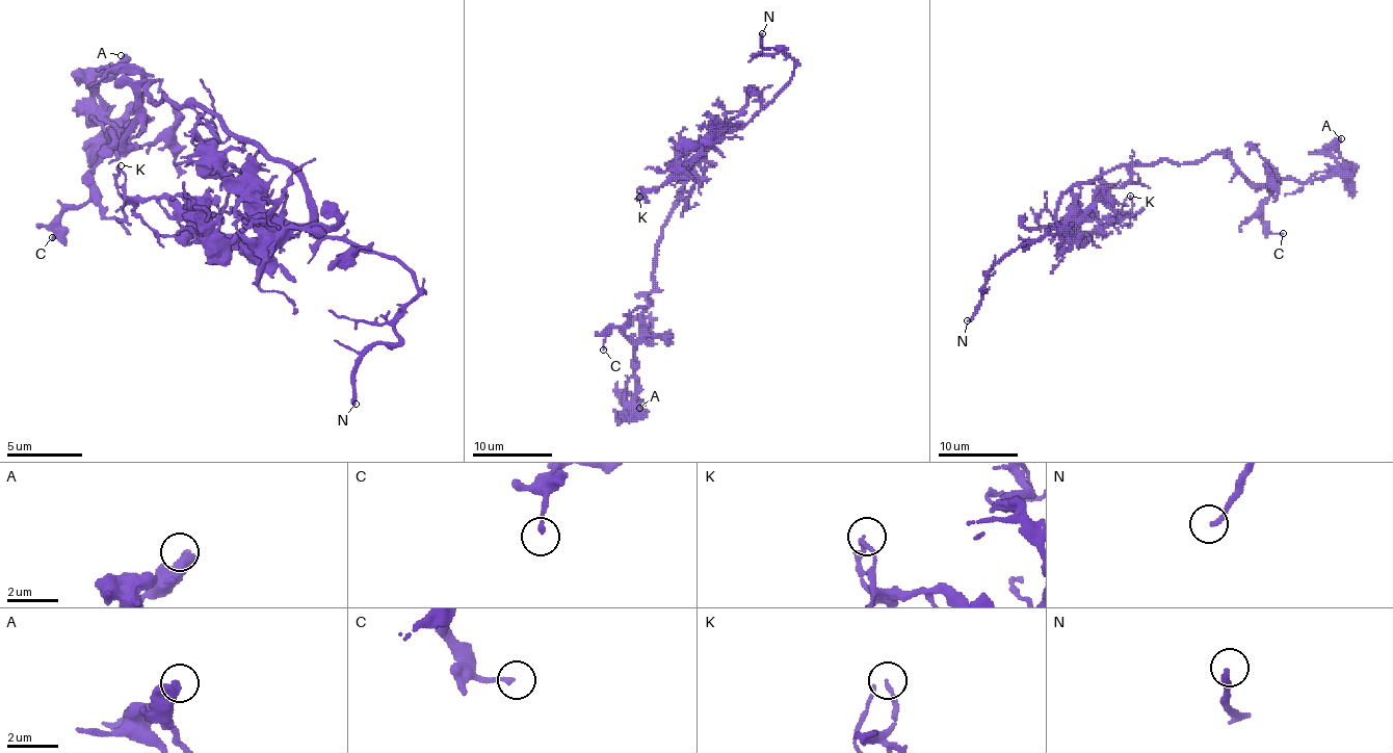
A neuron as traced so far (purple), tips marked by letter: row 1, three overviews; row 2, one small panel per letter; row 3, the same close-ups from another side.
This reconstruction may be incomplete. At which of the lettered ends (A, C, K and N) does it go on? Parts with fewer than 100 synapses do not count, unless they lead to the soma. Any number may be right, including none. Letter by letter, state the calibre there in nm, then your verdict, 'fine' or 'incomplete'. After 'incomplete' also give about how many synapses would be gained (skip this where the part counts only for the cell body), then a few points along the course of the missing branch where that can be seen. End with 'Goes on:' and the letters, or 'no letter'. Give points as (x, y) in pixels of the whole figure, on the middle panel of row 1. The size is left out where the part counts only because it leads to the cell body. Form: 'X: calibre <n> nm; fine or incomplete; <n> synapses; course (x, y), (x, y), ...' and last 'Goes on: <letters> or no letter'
A: calibre 460 nm; fine
C: calibre 160 nm; fine
K: calibre 160 nm; fine
N: calibre 200 nm; incomplete
Goes on: N

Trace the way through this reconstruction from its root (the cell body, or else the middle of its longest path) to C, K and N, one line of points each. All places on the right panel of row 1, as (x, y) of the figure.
C: (1130, 176), (1132, 163), (1198, 163), (1226, 152), (1252, 182), (1273, 185), (1261, 219), (1273, 233), (1283, 233)
K: (1130, 176), (1122, 185), (1112, 187), (1108, 193), (1110, 207), (1116, 213), (1112, 222), (1132, 207), (1130, 196)
N: (1130, 176), (1122, 185), (1106, 189), (1060, 231), (1021, 243), (1007, 253), (984, 277), (977, 313), (967, 320)

